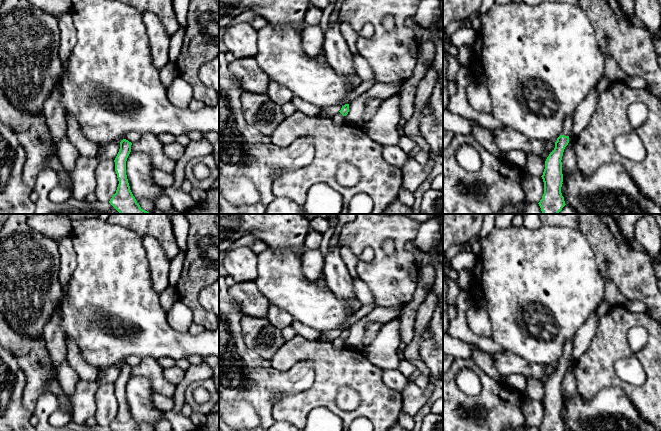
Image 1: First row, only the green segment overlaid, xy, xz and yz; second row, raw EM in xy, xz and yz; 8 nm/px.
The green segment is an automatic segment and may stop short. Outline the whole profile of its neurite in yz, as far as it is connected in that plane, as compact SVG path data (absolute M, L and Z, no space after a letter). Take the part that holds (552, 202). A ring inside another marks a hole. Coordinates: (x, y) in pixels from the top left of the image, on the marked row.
M572 115L567 117L561 135L555 142L554 150L545 161L545 169L541 176L544 182L544 194L538 203L543 214L558 214L566 205L561 193L563 182L562 156L569 143L572 132Z

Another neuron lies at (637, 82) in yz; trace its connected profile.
M634 75L634 76L629 76L626 84L631 87L631 88L635 88L635 89L644 89L646 88L646 82L645 80L638 76L638 75Z

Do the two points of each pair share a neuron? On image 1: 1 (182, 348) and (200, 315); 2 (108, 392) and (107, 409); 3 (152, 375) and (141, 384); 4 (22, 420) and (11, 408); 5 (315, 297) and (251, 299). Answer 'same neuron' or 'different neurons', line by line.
1: different neurons
2: same neuron
3: different neurons
4: same neuron
5: different neurons

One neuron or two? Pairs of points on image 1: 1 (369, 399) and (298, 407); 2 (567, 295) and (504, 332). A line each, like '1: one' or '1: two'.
1: one
2: one

